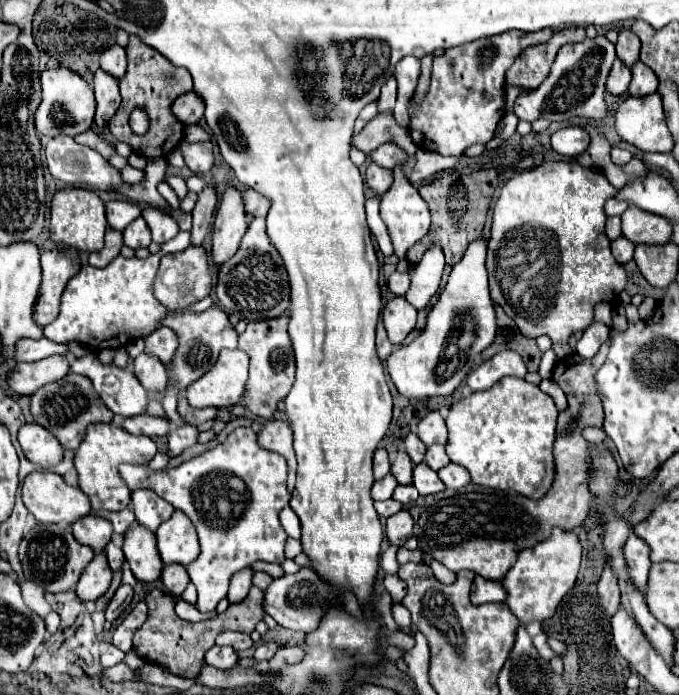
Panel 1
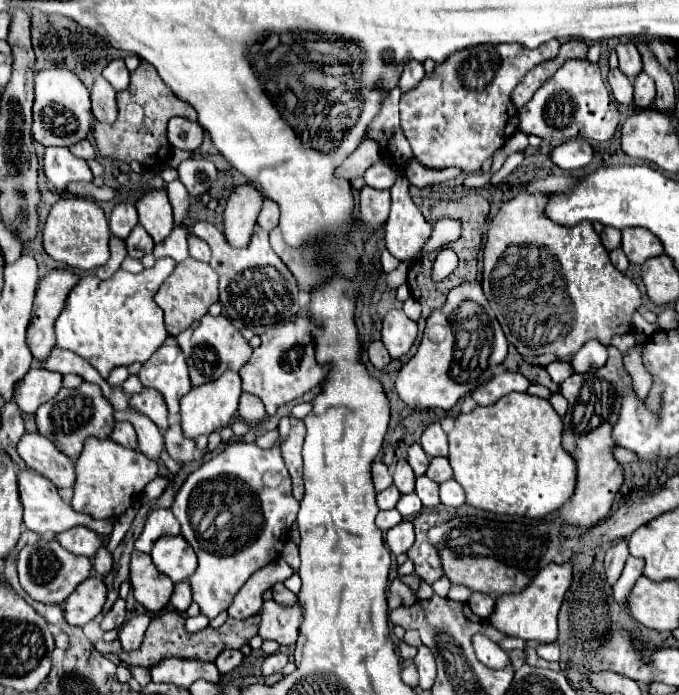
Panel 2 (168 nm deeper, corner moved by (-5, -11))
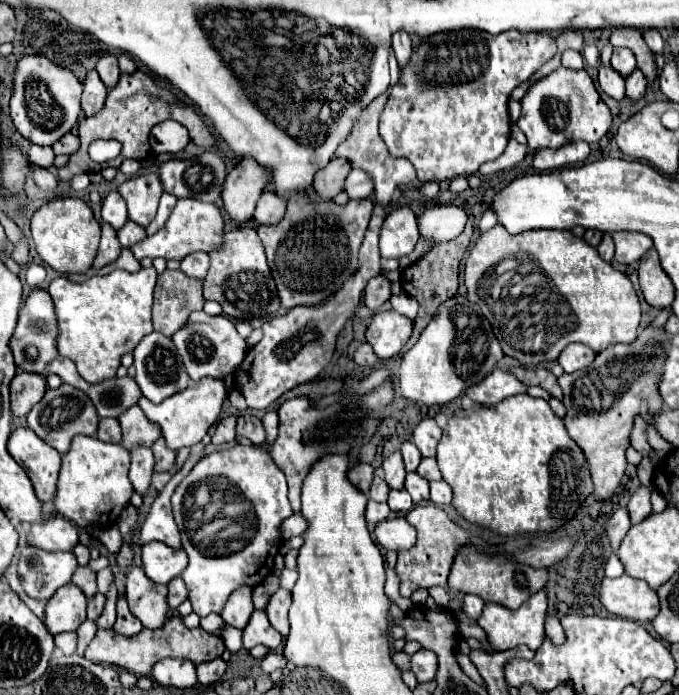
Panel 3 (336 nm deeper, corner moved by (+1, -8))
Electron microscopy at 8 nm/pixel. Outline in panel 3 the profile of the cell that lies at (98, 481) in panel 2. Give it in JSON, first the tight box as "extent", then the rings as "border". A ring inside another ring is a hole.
{"extent":[55,436,133,528],"border":[[[75,436],[71,450],[63,454],[63,464],[59,472],[57,496],[55,496],[55,510],[73,524],[85,528],[89,524],[99,522],[97,526],[113,526],[121,510],[129,504],[133,494],[133,484],[129,480],[129,452],[119,444],[101,442],[95,436]],[[105,506],[105,512],[99,508]]]}

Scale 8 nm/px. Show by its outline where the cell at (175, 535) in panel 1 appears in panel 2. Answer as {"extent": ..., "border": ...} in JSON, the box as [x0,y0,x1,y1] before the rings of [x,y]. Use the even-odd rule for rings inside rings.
{"extent":[151,535,197,583],"border":[[[181,535],[159,537],[151,551],[151,559],[159,573],[167,575],[173,583],[187,581],[197,567],[197,555]]]}

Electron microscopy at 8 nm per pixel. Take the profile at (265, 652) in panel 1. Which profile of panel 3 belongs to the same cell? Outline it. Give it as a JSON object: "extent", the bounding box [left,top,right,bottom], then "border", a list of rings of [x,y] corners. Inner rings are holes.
{"extent":[261,652,287,674],"border":[[[269,652],[263,660],[261,660],[261,670],[265,674],[271,674],[273,670],[279,670],[279,668],[285,668],[287,660],[283,654],[277,654],[277,652]]]}

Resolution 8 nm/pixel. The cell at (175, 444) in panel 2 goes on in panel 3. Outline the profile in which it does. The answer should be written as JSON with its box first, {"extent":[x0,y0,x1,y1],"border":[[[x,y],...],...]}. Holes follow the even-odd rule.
{"extent":[151,438,177,470],"border":[[[161,438],[151,448],[153,448],[153,456],[155,456],[155,470],[173,470],[177,452],[173,452],[171,448],[165,448],[165,440],[161,440]]]}

